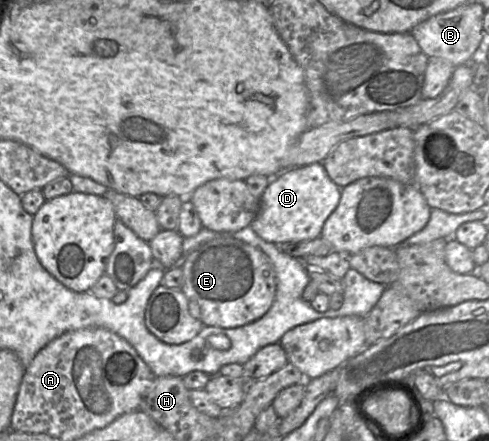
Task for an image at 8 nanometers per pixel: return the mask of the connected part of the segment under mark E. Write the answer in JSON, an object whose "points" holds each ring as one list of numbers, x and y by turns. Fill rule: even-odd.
{"points":[[222,233,197,246,182,266,181,291,190,302,197,303,200,321,206,326,237,328,261,318,272,306,276,295,276,274,270,257,260,248,236,239,230,233]]}

